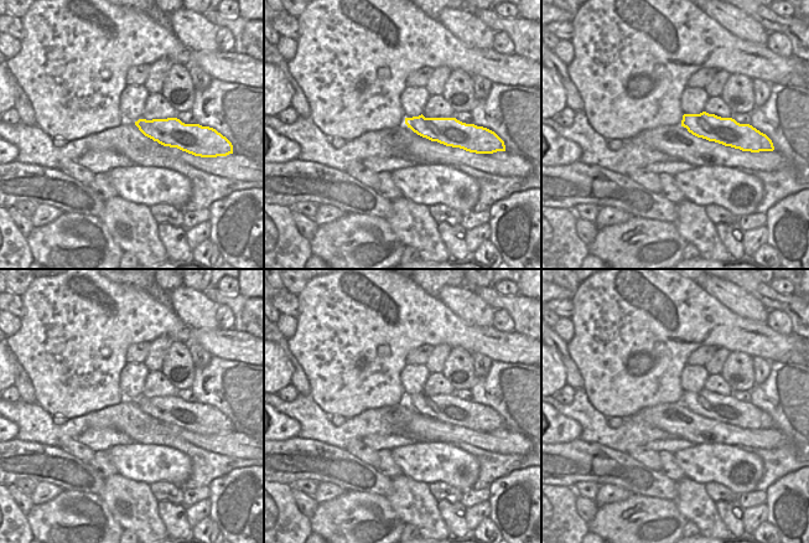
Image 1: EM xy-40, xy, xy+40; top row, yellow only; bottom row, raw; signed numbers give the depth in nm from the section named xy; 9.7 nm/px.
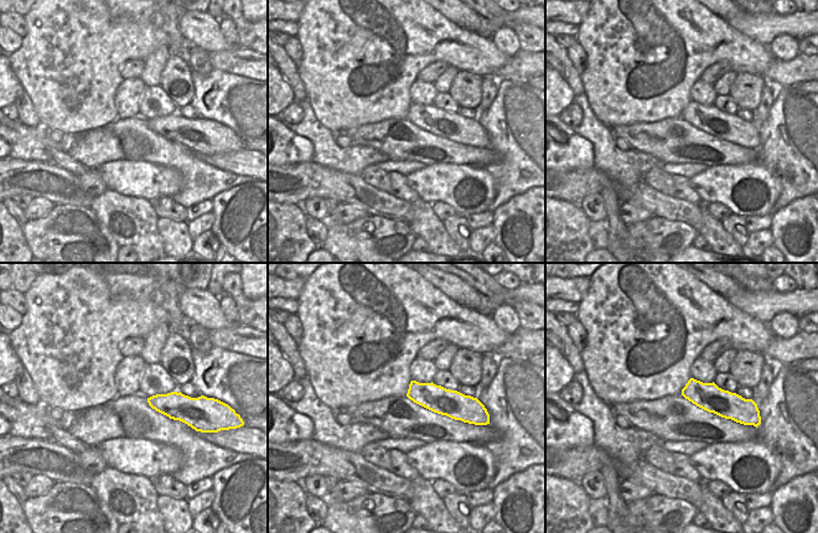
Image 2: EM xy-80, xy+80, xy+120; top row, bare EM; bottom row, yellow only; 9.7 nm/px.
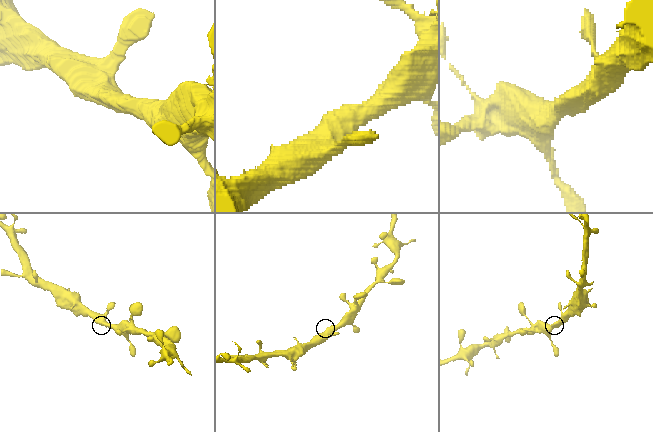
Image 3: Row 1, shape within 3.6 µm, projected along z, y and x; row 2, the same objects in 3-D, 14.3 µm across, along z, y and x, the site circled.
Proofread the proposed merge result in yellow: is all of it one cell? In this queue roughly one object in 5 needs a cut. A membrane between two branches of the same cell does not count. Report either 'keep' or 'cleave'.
keep

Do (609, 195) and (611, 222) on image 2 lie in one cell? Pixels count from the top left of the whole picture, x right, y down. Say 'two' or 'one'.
one

